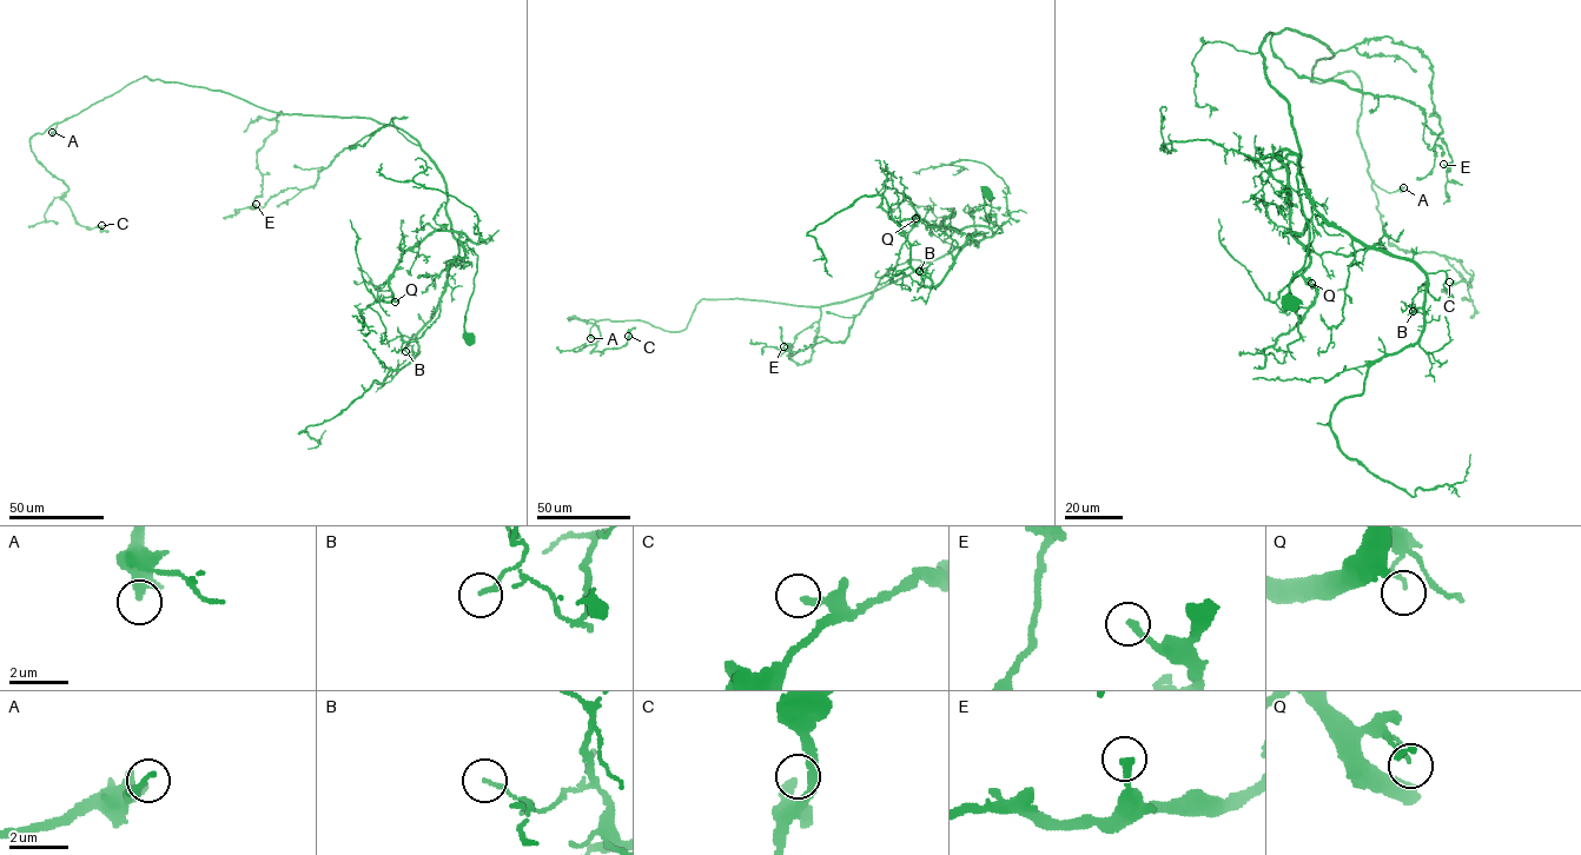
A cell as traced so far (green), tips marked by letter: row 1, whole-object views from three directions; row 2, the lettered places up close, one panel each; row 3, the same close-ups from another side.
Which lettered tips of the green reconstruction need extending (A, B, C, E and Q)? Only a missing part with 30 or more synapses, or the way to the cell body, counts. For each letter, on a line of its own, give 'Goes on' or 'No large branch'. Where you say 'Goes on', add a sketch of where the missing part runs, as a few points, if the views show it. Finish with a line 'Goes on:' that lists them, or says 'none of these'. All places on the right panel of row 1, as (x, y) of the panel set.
A: Goes on. Course of what is missing: (1403, 187), (1441, 198), (1453, 210)
B: No large branch
C: No large branch
E: No large branch
Q: No large branch
Goes on: A

